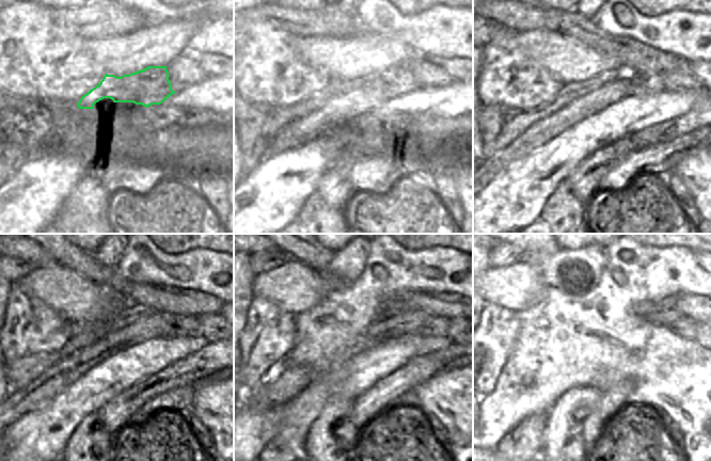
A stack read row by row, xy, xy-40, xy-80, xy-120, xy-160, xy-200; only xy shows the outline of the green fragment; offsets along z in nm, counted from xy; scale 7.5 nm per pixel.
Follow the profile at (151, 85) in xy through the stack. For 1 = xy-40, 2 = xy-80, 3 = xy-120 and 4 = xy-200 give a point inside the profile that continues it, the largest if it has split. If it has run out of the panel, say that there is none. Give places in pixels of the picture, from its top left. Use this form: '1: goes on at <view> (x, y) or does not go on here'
1: goes on at xy-40 (397, 80)
2: goes on at xy-80 (648, 83)
3: goes on at xy-120 (190, 326)
4: goes on at xy-200 (685, 327)

